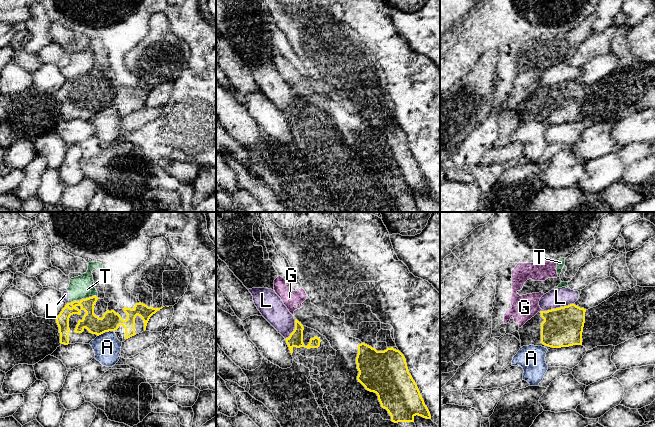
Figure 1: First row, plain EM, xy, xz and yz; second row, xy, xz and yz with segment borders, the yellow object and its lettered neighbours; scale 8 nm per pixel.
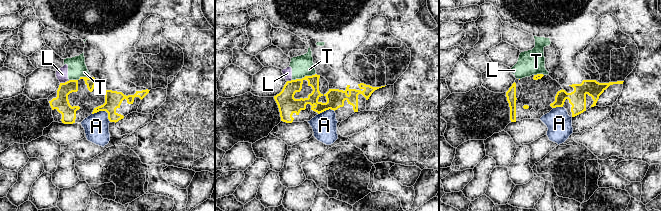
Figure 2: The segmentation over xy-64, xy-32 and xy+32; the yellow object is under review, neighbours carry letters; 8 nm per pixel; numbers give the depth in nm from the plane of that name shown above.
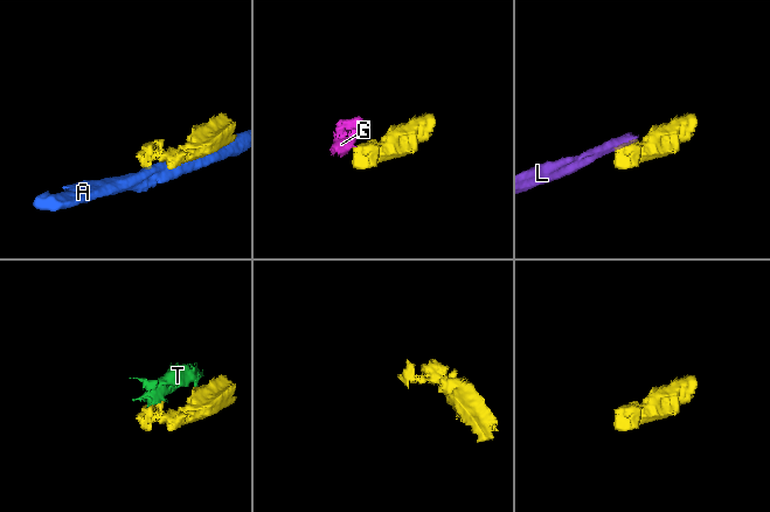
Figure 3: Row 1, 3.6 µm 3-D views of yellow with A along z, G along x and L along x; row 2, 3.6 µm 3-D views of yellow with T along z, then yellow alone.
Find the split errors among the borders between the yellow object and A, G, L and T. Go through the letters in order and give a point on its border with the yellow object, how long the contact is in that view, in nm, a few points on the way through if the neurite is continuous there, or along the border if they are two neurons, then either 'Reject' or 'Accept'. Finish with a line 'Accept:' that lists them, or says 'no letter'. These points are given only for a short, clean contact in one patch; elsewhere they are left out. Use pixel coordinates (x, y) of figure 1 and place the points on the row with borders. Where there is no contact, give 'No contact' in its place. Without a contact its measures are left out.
A: Touches yellow at xy (105, 331). Shared border 140 nm. Reject
G: Touches yellow at yz (541, 311). Shared border 40 nm. Boundary: yz (543, 310), (539, 311). Reject
L: Touches yellow at yz (558, 308). Shared border 240 nm. Boundary: yz (573, 303), (544, 311). Reject
T: Touches yellow at xy (83, 299). Shared border 240 nm. Boundary: xy (97, 296), (89, 296), (73, 300), (69, 303). Reject
Accept: no letter

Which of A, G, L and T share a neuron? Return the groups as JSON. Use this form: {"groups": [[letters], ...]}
{"groups": [["A"], ["G", "T"], ["L"]]}

